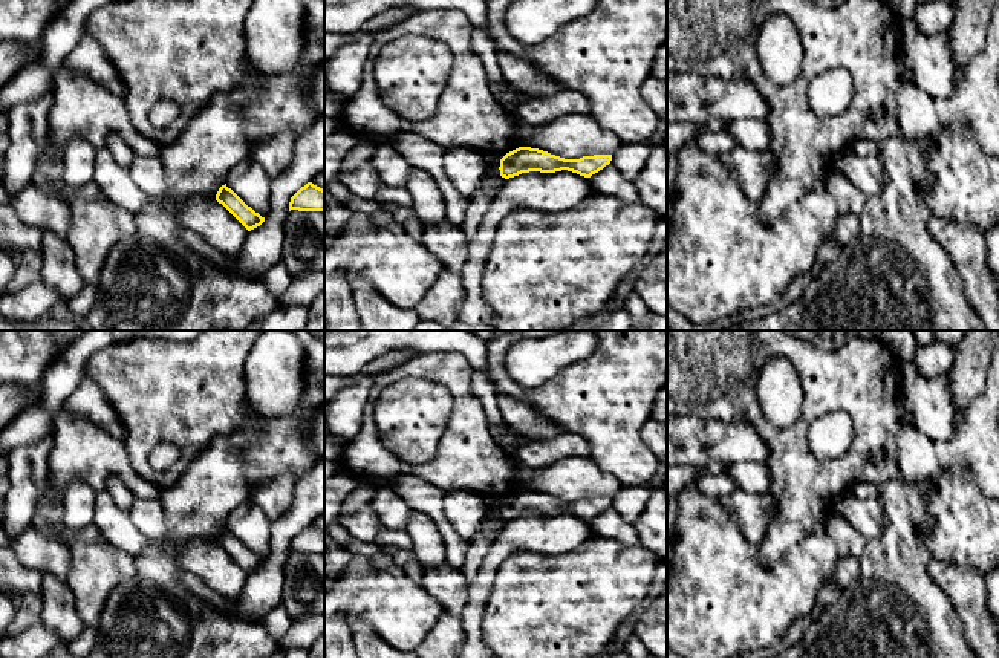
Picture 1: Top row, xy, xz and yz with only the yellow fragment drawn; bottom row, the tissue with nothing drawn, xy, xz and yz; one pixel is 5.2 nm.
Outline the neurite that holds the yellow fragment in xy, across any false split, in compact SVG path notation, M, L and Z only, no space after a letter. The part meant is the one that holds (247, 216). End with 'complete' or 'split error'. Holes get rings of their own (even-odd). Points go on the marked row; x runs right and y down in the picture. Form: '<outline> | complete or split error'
M226 184L219 188L216 200L222 204L248 231L265 222L265 217L248 207L231 188L226 187Z | complete

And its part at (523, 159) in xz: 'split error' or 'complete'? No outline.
complete

